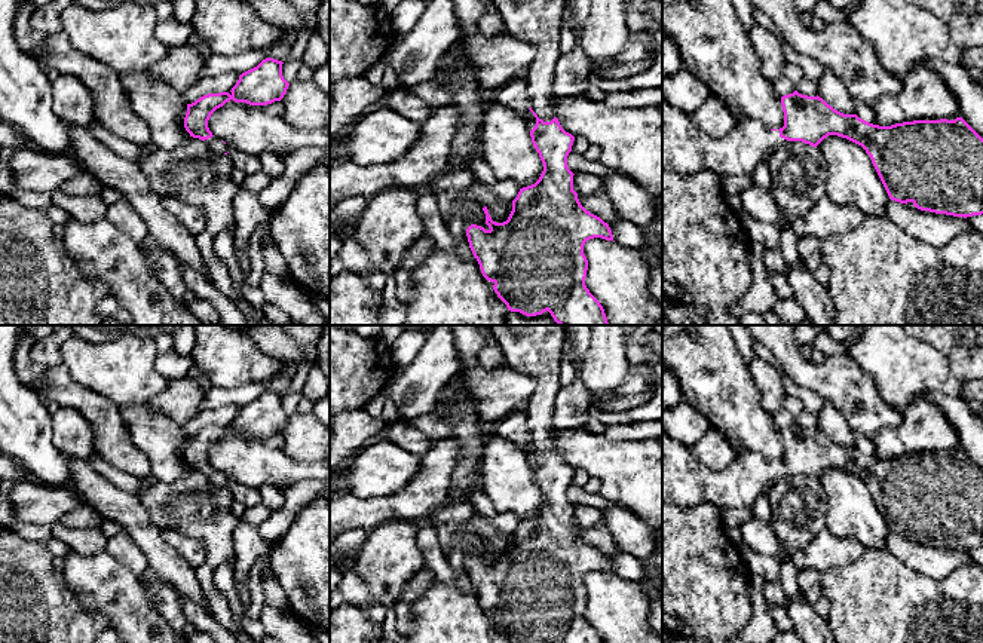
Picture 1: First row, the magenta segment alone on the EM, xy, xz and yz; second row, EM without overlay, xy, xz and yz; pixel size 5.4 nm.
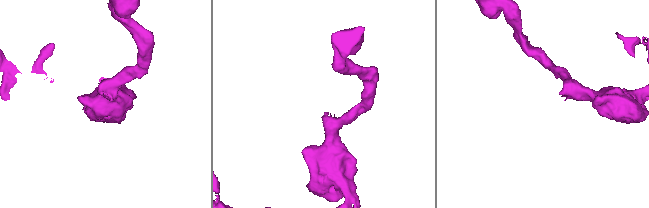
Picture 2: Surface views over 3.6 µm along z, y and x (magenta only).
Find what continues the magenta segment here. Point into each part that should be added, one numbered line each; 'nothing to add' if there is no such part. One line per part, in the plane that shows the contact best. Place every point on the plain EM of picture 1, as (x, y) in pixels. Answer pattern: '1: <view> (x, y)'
1: xz (536, 351)

